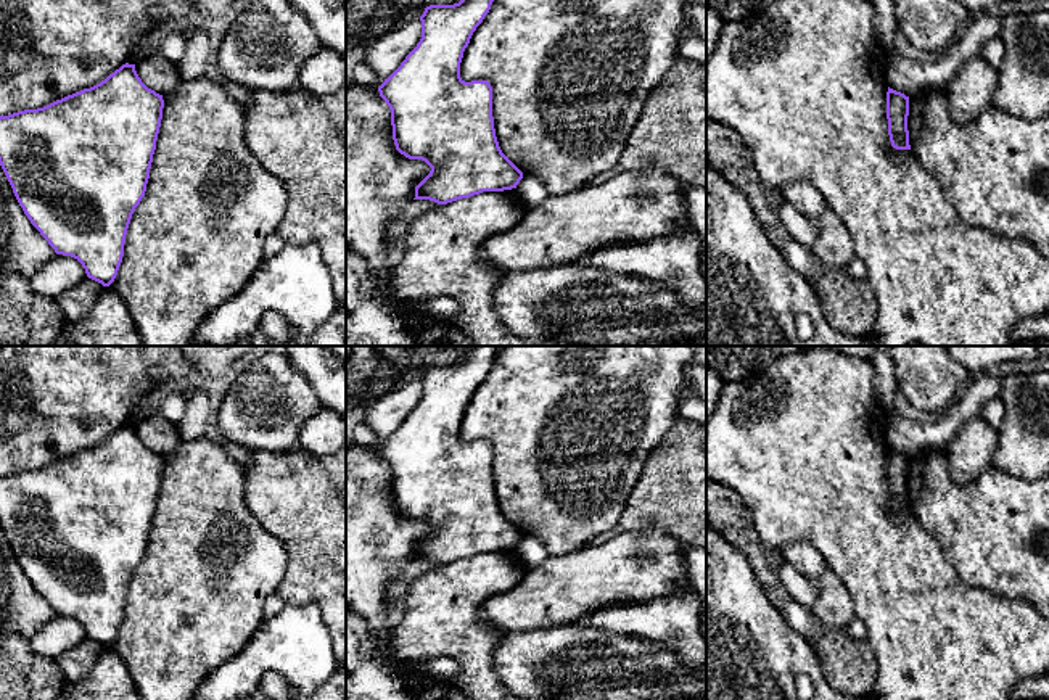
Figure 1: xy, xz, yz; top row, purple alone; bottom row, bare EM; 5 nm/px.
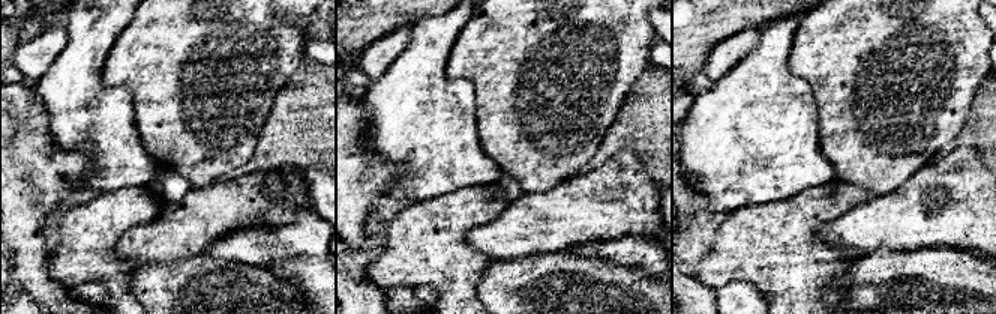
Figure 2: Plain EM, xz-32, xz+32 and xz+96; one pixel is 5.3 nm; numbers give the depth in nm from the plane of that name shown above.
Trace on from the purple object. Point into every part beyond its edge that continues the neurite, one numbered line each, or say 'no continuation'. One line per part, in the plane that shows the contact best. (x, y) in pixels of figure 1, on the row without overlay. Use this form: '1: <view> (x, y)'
no continuation

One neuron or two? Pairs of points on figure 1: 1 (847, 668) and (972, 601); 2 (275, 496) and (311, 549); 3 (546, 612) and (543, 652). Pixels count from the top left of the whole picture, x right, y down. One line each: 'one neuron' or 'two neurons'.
1: two neurons
2: one neuron
3: two neurons

